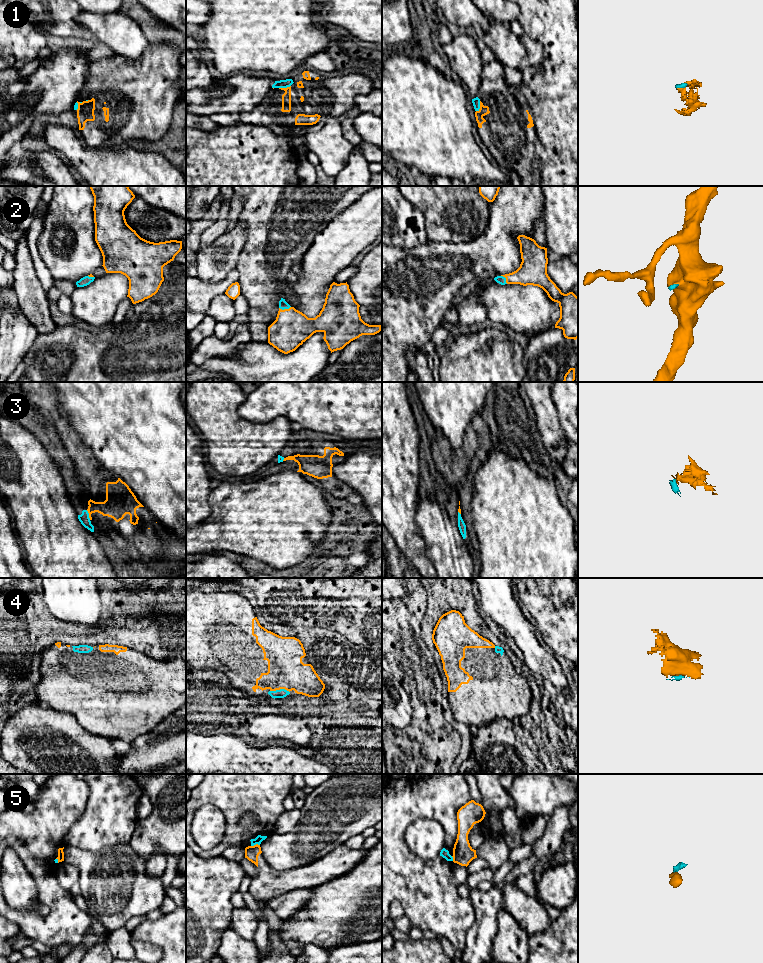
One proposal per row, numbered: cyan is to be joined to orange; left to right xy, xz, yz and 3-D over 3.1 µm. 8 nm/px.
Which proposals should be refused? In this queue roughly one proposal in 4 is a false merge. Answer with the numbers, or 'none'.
5

